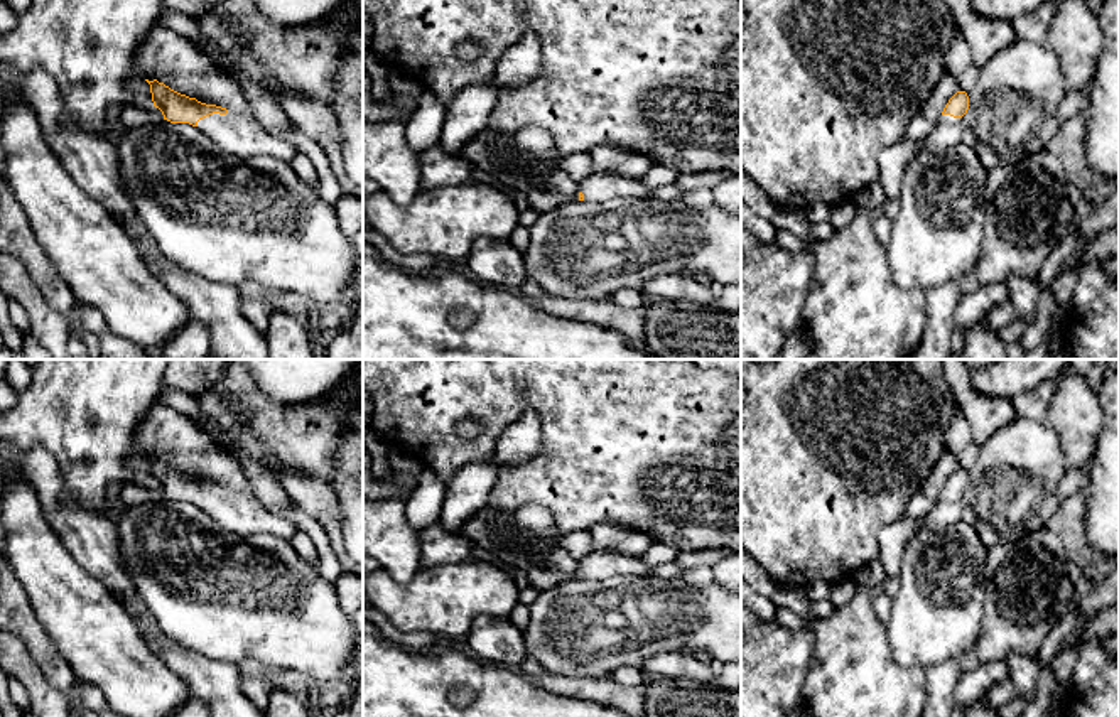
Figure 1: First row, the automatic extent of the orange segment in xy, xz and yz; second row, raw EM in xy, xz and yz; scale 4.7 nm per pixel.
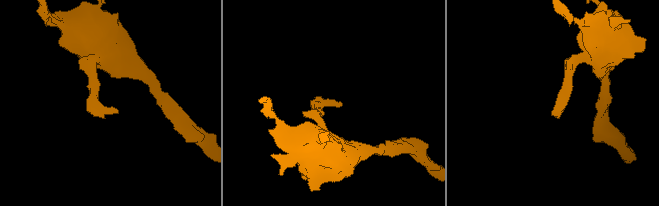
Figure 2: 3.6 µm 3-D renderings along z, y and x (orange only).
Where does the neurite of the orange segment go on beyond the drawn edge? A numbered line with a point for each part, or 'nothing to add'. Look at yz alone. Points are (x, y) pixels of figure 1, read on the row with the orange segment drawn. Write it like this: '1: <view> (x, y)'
1: yz (946, 134)

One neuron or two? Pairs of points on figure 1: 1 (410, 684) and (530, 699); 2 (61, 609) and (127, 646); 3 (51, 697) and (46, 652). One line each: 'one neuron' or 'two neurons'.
1: one neuron
2: one neuron
3: two neurons

